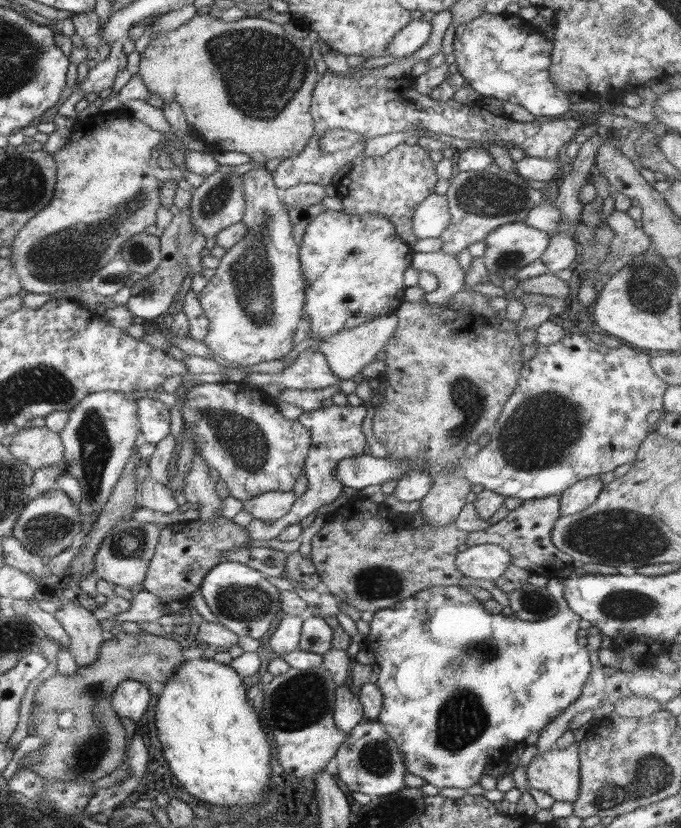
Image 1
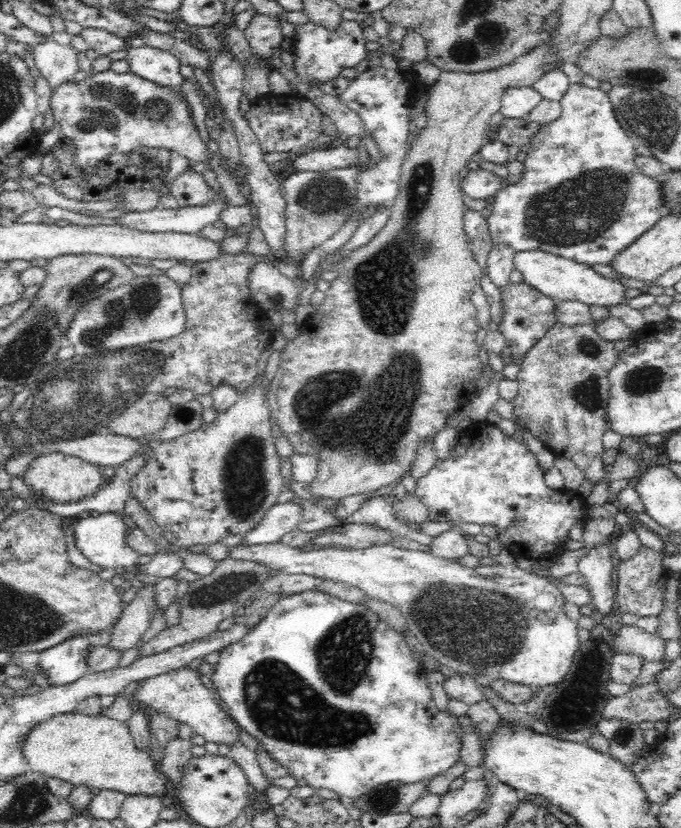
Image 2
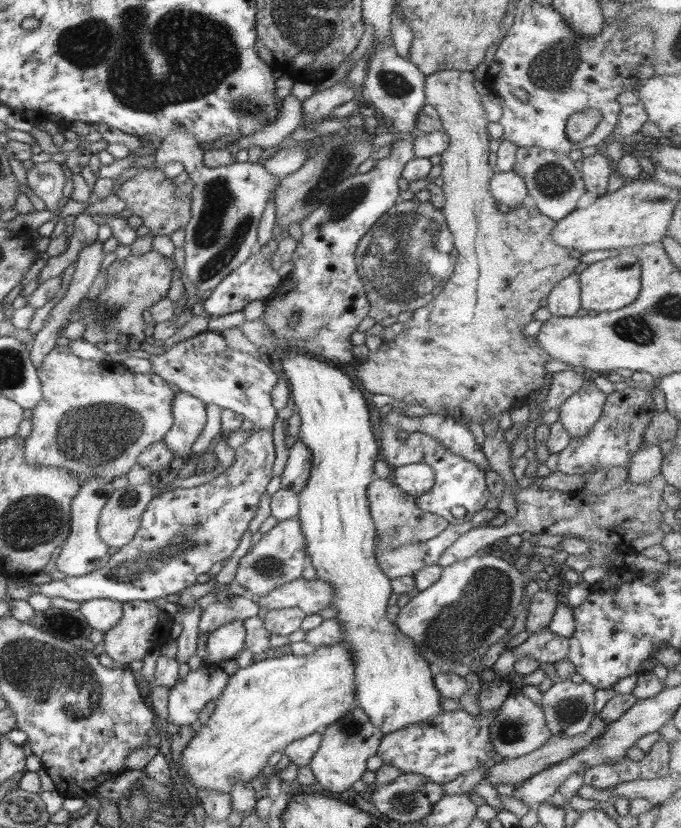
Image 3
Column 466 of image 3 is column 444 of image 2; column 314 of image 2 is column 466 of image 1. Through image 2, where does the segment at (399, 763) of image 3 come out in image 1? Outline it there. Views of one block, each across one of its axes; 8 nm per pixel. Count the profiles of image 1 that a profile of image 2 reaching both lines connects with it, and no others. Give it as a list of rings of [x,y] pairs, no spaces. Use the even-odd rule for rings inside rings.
[[[558,577],[553,579],[548,579],[548,583],[546,584],[546,590],[554,601],[556,601],[558,612],[552,616],[552,618],[546,618],[539,620],[538,622],[528,622],[524,621],[520,618],[516,618],[514,614],[512,615],[504,615],[500,614],[492,614],[490,611],[485,609],[485,606],[478,600],[473,594],[470,594],[466,588],[462,588],[460,585],[458,586],[449,586],[449,587],[428,587],[427,589],[421,590],[420,592],[414,593],[414,596],[410,598],[406,598],[397,602],[393,607],[386,607],[385,609],[378,610],[378,612],[374,613],[374,616],[371,620],[371,633],[365,636],[364,639],[364,648],[366,650],[372,652],[375,658],[377,659],[378,668],[380,668],[380,672],[378,672],[378,680],[375,682],[379,689],[381,690],[383,696],[383,703],[380,714],[377,716],[376,720],[383,726],[383,729],[386,731],[386,734],[390,735],[390,738],[393,738],[395,744],[398,745],[398,750],[402,755],[404,766],[406,767],[407,772],[410,774],[415,774],[416,776],[420,776],[420,778],[424,778],[428,784],[433,784],[436,788],[440,790],[442,788],[464,788],[468,789],[470,786],[474,786],[479,783],[480,778],[484,774],[484,768],[489,765],[496,766],[497,764],[506,764],[507,760],[516,749],[518,744],[524,742],[527,736],[530,734],[536,734],[539,730],[543,729],[546,725],[552,722],[557,716],[560,716],[570,704],[572,704],[579,696],[582,694],[582,689],[588,675],[591,673],[591,662],[589,659],[589,652],[585,646],[582,646],[578,643],[578,630],[580,630],[580,620],[581,618],[576,614],[566,602],[564,598],[564,589],[565,589],[565,578]]]

